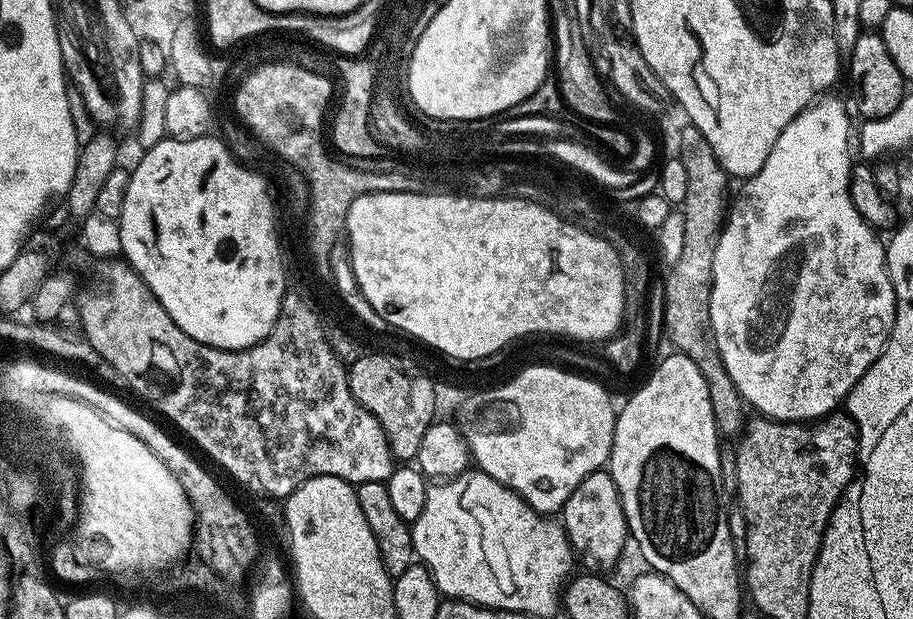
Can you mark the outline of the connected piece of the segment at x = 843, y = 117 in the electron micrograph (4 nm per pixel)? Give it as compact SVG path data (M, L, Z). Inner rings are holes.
M825 95L802 109L778 134L778 142L774 142L774 150L762 162L762 166L753 176L747 177L740 188L740 193L730 204L723 223L723 229L719 234L717 248L714 250L712 297L710 298L710 322L712 336L717 342L722 362L733 380L733 386L740 394L740 398L753 404L757 413L763 417L774 420L786 420L789 422L812 422L819 418L827 417L837 411L847 401L850 390L866 374L868 367L884 352L888 341L888 335L896 321L896 295L894 286L888 277L888 257L886 244L879 240L877 229L858 214L858 210L852 201L850 194L850 182L852 181L852 165L854 157L854 128L852 132L852 120L848 117L850 108L834 97Z

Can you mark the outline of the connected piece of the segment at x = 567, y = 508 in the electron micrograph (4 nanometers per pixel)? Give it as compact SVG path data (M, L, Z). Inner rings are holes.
M611 471L591 472L578 482L562 509L562 523L568 541L579 555L581 552L592 560L610 560L615 556L616 548L624 544L624 536L626 540L626 525L622 502L612 481Z

